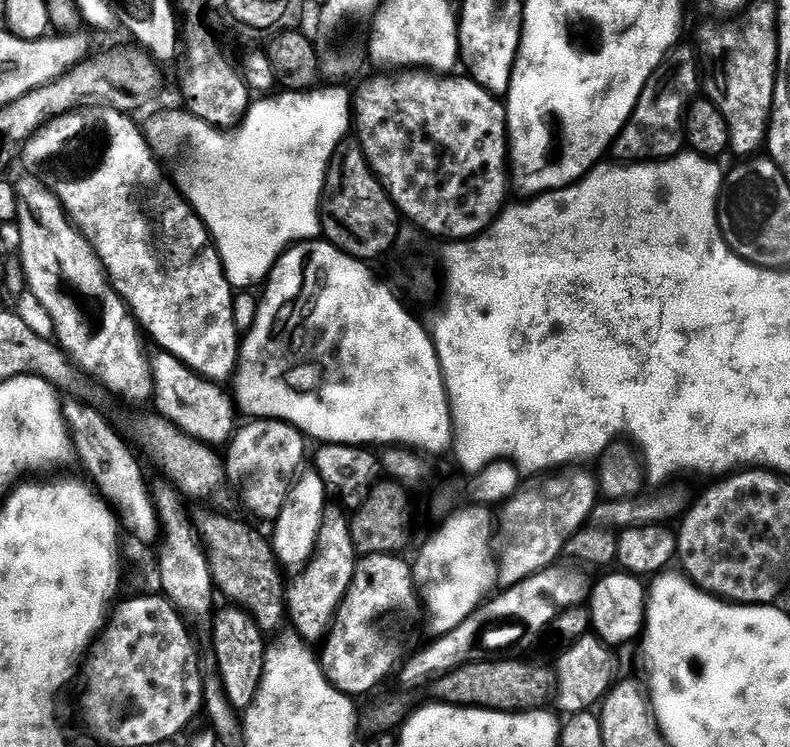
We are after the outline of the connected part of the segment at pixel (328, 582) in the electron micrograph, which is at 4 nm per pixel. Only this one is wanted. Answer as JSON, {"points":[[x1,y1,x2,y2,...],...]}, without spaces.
{"points":[[331,507,325,511,313,556,293,573,294,580,289,588,288,585,286,588,288,596,284,598,284,604,286,600,293,624,291,627,306,642,313,642,312,640,318,637,321,639,331,627,339,611,338,606,341,607,345,601,358,561,358,553,352,542,349,519,341,507,334,507,336,508]]}

